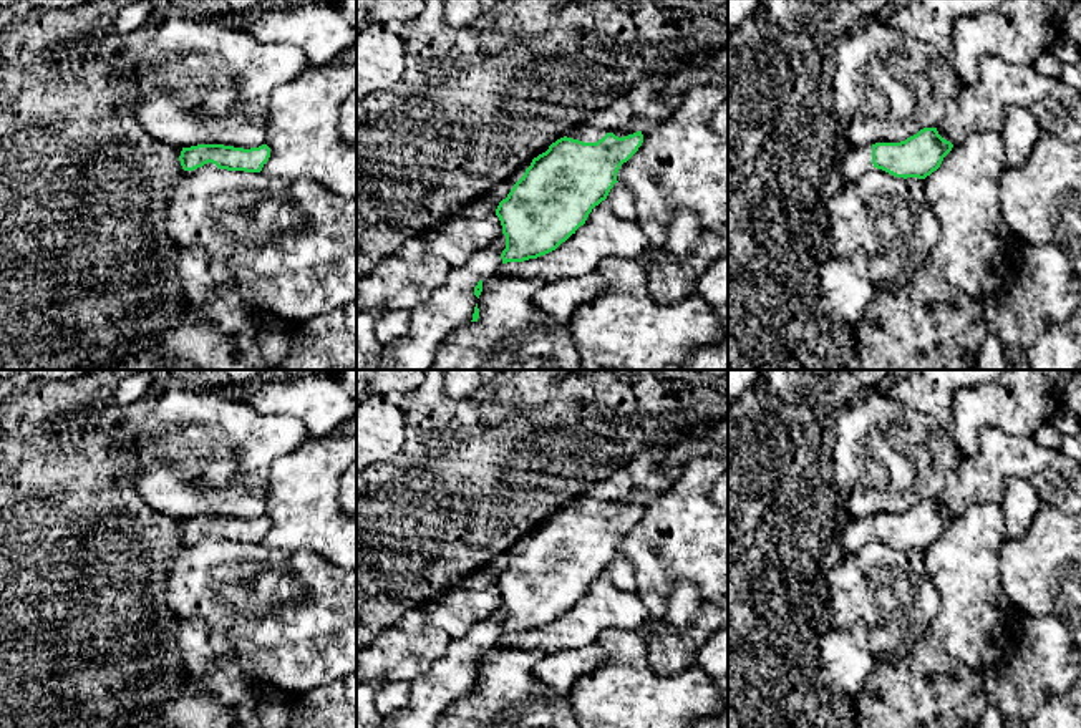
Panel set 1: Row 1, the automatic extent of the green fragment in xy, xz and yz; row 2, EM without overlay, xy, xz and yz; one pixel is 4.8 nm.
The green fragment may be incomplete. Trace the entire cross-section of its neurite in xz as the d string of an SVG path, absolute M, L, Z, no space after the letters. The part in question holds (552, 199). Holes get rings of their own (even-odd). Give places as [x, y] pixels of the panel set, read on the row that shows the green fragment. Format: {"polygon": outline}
{"polygon": "M663 50L655 66L632 83L630 90L612 104L587 114L567 134L532 159L524 176L514 184L496 209L506 235L502 264L537 259L555 250L585 224L595 206L607 199L617 181L617 172L642 146L640 124L667 119L680 96L663 99L662 90L676 75L696 66L708 66L720 51Z"}

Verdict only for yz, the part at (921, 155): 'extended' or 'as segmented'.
extended

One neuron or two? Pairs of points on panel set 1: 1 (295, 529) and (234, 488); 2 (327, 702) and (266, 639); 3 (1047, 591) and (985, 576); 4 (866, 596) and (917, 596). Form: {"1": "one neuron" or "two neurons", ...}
{"1": "two neurons", "2": "two neurons", "3": "two neurons", "4": "one neuron"}

